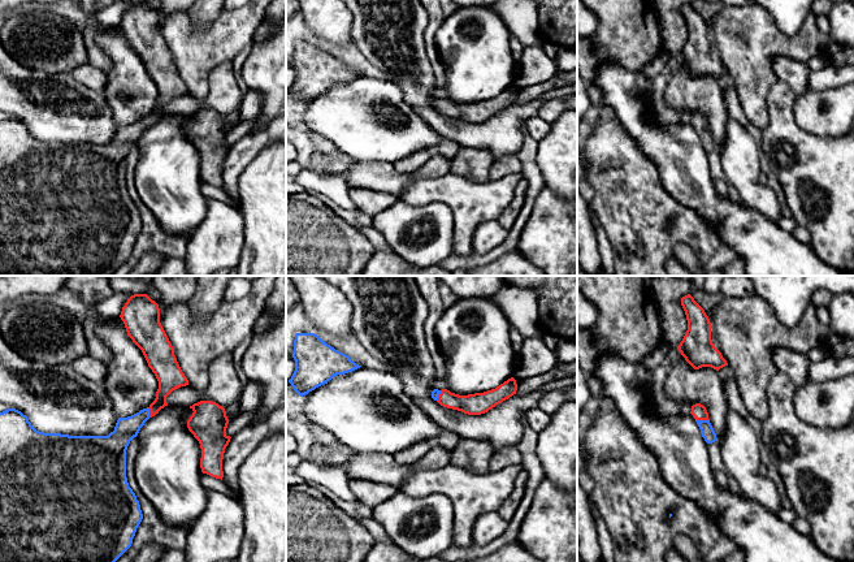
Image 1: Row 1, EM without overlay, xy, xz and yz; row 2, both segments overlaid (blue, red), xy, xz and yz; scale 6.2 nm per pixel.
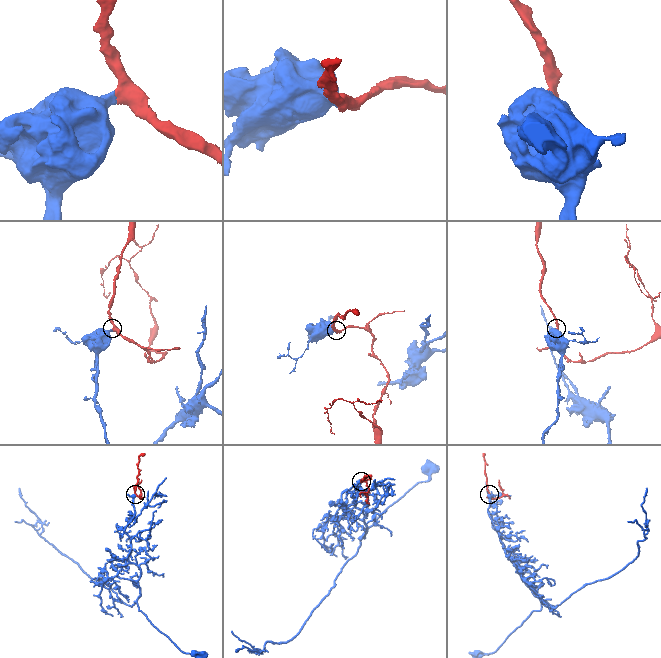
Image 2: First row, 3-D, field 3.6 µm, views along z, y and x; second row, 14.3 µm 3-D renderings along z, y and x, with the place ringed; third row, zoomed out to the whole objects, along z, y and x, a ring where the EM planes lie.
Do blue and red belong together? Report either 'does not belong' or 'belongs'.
belongs

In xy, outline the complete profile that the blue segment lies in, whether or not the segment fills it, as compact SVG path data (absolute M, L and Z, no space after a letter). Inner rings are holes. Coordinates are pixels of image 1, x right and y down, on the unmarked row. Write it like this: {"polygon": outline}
{"polygon": "M147 3L131 4L121 29L159 90L155 109L139 121L118 126L108 144L69 144L36 139L16 117L0 121L0 276L110 276L133 252L143 222L126 186L126 159L144 131L168 114L166 105L188 94L160 31L159 13Z"}

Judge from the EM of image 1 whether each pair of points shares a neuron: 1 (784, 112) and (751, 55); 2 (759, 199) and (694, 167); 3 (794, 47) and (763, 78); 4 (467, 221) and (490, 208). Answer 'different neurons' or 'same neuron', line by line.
1: different neurons
2: different neurons
3: same neuron
4: same neuron

